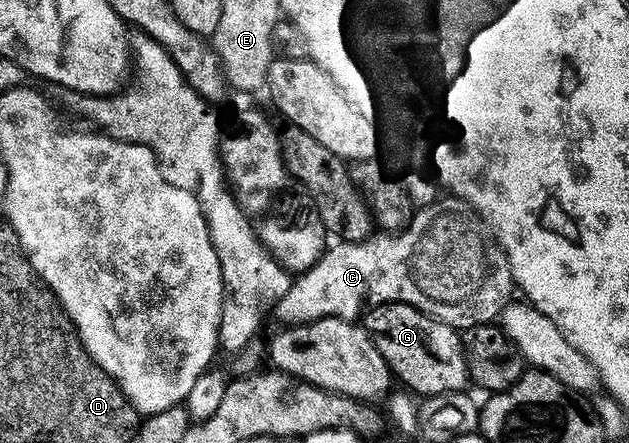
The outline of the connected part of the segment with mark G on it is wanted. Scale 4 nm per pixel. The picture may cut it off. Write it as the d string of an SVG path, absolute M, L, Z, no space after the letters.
M377 304L364 313L363 327L387 362L389 371L410 388L410 393L418 392L418 397L424 398L444 392L460 392L466 387L469 371L461 338L458 329L450 324L428 316L410 304Z

